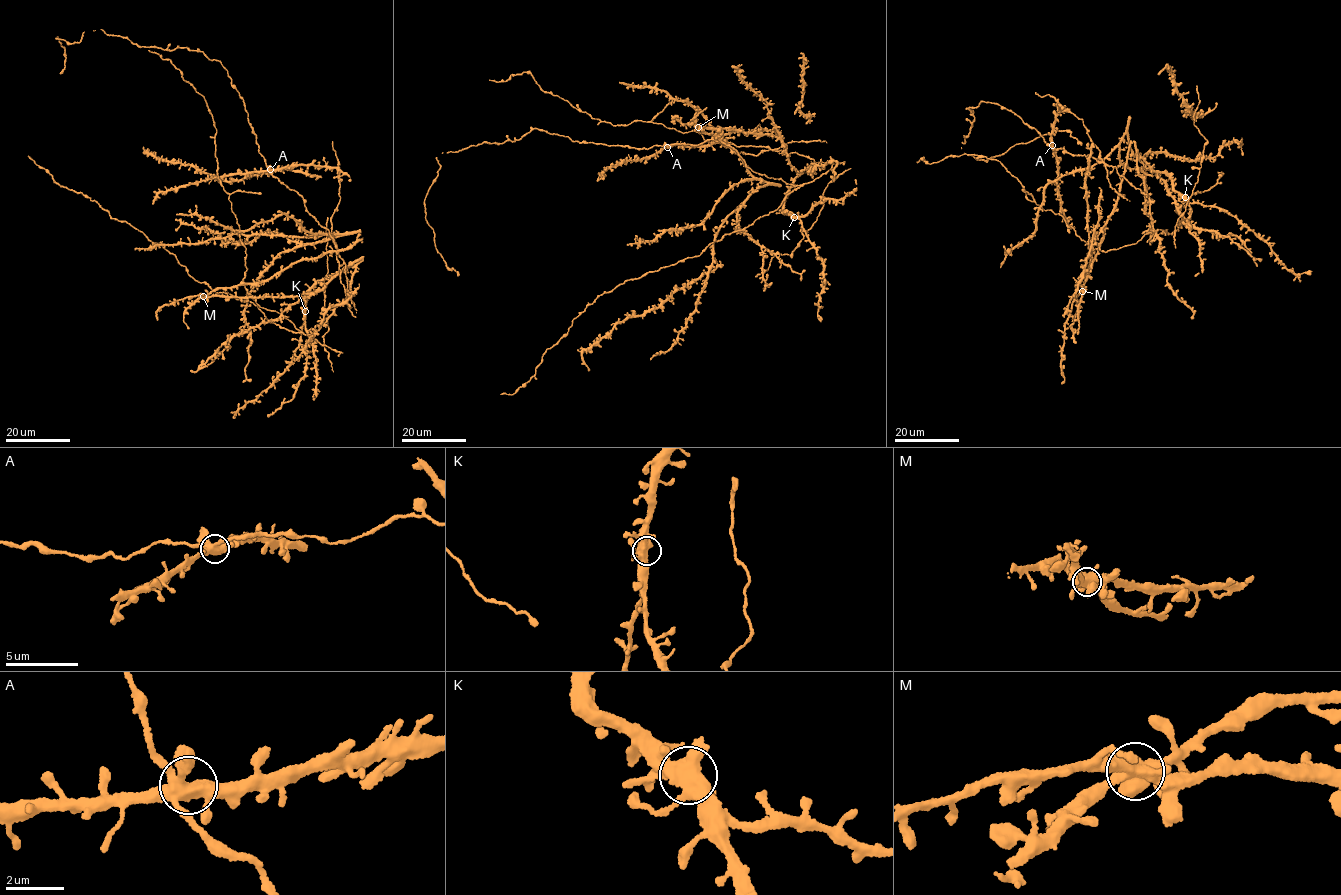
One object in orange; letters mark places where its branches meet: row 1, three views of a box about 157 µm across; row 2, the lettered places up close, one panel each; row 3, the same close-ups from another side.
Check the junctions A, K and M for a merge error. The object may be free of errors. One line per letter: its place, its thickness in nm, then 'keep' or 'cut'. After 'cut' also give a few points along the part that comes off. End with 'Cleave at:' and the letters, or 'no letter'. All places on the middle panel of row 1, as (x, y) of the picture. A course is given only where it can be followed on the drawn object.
A: at (667, 147); 480 nm thick; keep
K: at (794, 217); 500 nm thick; keep
M: at (698, 127); 550 nm thick; keep
Cleave at: no letter

